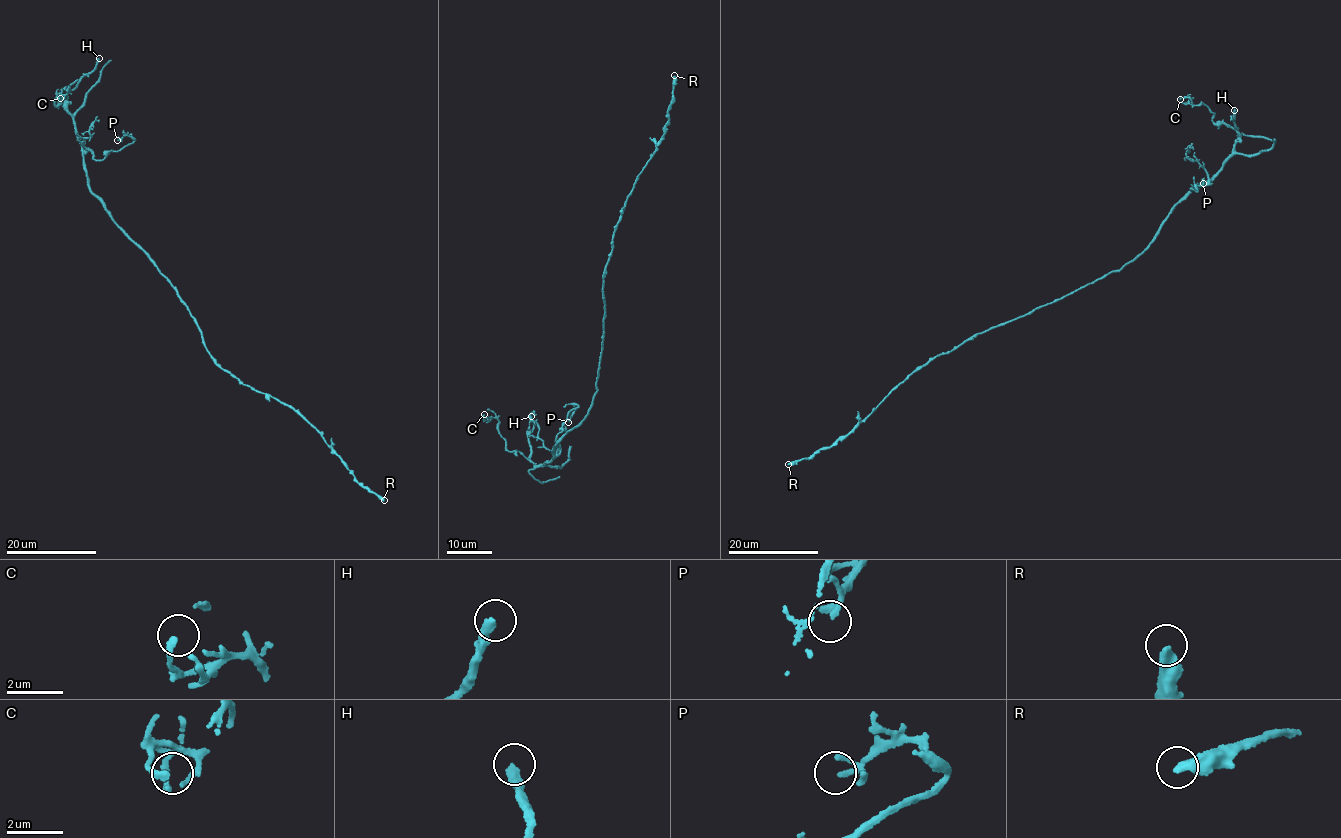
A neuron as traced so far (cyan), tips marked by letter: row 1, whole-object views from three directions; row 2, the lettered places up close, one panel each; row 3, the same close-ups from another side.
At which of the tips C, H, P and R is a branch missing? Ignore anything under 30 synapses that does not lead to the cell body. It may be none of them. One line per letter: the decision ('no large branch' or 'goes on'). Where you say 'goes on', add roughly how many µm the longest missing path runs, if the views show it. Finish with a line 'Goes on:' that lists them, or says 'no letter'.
C: no large branch
H: no large branch
P: no large branch
R: goes on; missing 170 µm
Goes on: R

